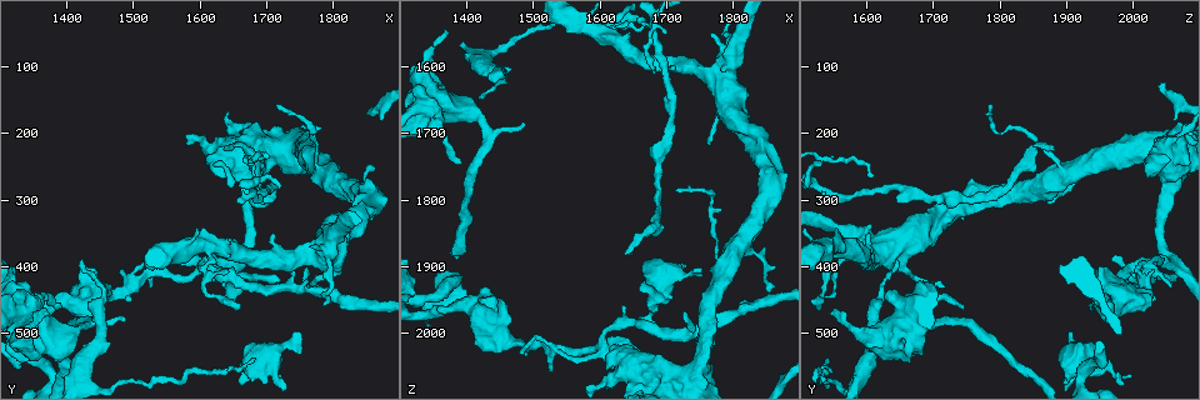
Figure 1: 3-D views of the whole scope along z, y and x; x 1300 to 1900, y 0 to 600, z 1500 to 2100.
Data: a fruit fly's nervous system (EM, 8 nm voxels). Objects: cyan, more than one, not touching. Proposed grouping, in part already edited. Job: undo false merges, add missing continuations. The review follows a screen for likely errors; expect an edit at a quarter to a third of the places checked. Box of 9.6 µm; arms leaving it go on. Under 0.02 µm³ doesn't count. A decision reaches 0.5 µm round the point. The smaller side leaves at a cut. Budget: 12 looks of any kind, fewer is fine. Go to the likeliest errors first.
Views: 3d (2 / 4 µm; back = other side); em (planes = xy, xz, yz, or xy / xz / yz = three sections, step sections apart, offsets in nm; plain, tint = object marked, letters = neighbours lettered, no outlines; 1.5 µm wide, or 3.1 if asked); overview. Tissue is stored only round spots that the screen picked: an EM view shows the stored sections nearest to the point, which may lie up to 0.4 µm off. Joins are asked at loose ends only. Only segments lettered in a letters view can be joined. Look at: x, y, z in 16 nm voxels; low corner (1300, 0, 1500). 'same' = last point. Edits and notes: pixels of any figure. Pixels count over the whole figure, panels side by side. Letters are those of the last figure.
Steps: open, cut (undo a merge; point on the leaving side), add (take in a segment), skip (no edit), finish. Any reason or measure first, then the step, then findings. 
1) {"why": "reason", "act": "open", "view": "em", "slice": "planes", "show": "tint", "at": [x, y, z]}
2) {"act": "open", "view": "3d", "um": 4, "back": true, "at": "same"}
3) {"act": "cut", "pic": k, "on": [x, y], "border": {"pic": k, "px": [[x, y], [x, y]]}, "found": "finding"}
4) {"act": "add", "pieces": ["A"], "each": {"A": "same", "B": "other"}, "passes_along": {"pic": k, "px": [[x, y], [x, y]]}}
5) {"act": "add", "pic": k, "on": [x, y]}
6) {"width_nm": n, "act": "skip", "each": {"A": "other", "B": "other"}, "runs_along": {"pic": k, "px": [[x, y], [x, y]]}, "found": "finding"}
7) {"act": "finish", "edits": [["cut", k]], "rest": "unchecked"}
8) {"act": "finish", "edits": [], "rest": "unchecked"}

{"why": "free end", "act": "open", "view": "em", "slice": "planes", "show": "letters", "at": [1640, 220, 1875]}

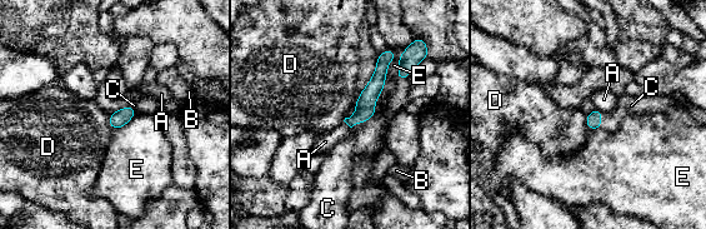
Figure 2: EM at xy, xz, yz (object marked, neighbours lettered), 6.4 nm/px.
{"act": "add", "pieces": ["C"], "each": {"A": "other", "B": "other", "C": "same", "D": "other", "E": "other"}, "passes_along": {"pic": 2, "px": [[365, 108], [364, 120], [366, 139]]}, "found": "the cell continues"}

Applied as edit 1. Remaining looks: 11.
{"why": "redraw", "act": "open", "view": "overview"}

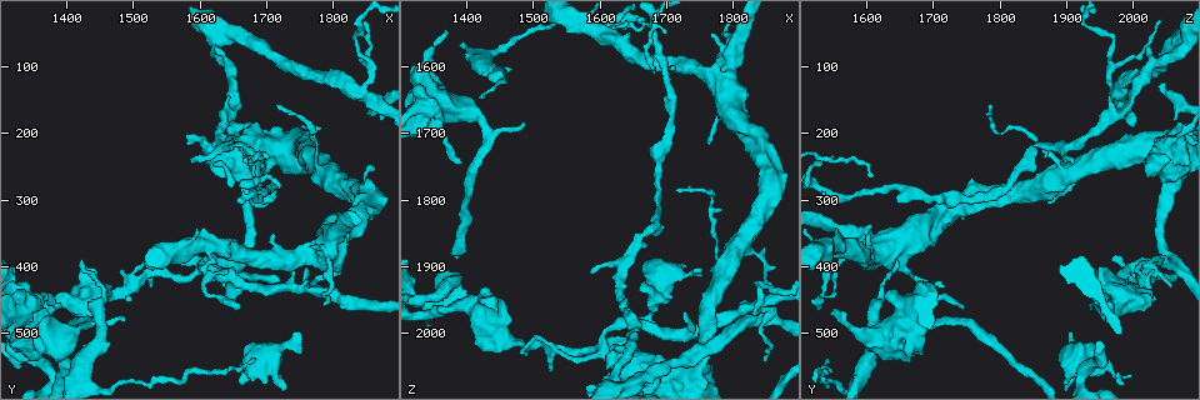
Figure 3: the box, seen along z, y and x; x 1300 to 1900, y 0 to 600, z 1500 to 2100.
{"why": "an open end", "act": "open", "view": "3d", "um": 4, "at": [1750, 495, 1905]}

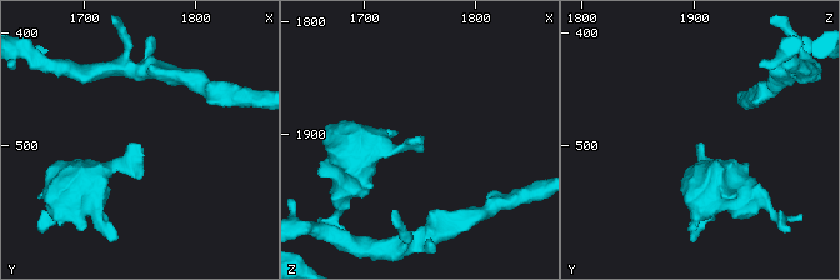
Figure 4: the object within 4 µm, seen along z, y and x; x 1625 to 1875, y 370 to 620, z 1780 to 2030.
{"act": "open", "view": "em", "slice": "planes", "show": "tint", "at": [1754, 500, 1904]}

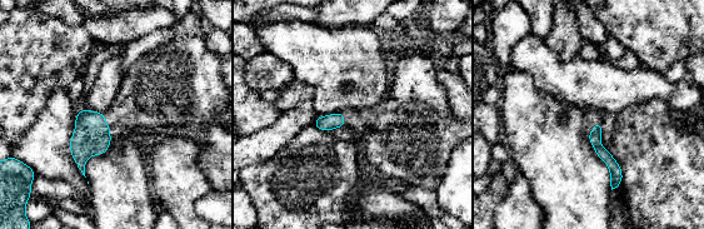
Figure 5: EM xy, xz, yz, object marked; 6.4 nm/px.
{"act": "open", "view": "em", "slice": "planes", "show": "letters", "at": "same"}

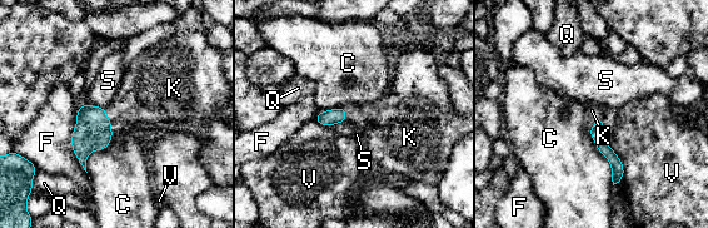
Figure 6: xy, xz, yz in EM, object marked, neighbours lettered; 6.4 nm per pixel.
{"act": "add", "pieces": ["K"], "each": {"C": "other", "F": "other", "K": "same", "Q": "other", "S": "other", "V": "other"}, "passes_along": {"pic": 6, "px": [[93, 132], [110, 122], [143, 100]]}, "found": "it goes on there"}

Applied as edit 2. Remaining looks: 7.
{"why": "see it whole again", "act": "open", "view": "overview"}

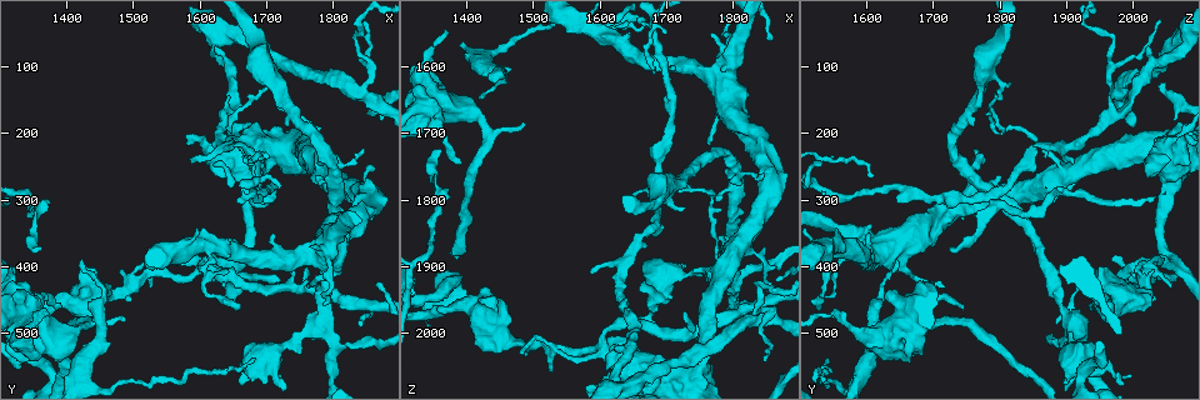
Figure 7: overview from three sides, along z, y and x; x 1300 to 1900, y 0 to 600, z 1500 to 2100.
{"why": "an open end", "act": "open", "view": "em", "slice": "xy", "step": 4, "show": "letters", "at": [1370, 475, 1550]}

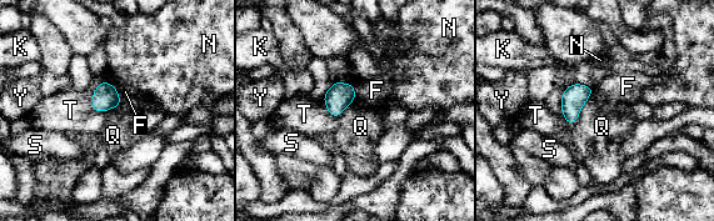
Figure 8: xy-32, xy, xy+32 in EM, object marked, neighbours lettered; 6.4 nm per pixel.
{"longest_contact_nm": ["Q", 260], "act": "skip", "each": {"F": "other", "K": "other", "N": "other", "Q": "other", "S": "other", "T": "other", "Y": "other"}, "border": {"pic": 8, "px": [[103, 80], [91, 98], [95, 112]]}, "found": "none of them fits"}

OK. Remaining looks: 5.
{"why": "thin neck", "act": "open", "view": "3d", "um": 4, "back": true, "at": [1515, 415, 2015]}

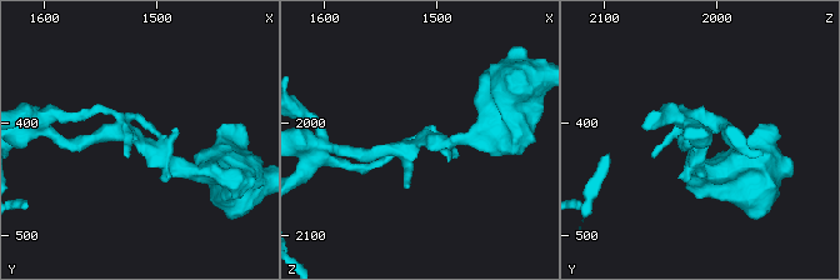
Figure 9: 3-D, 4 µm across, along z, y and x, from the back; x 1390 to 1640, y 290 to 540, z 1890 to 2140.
{"why": "shape alone is not enough", "act": "open", "view": "em", "slice": "planes", "show": "tint", "at": [1514, 416, 2018]}

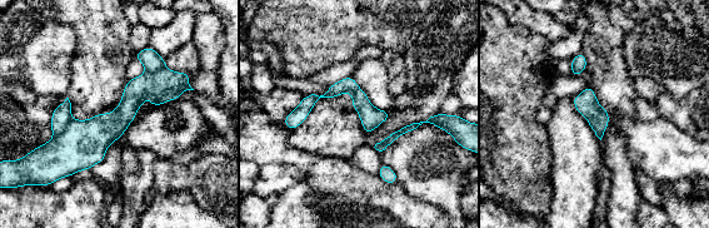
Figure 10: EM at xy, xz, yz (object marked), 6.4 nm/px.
{"act": "open", "view": "em", "slice": "planes", "show": "letters", "at": "same"}

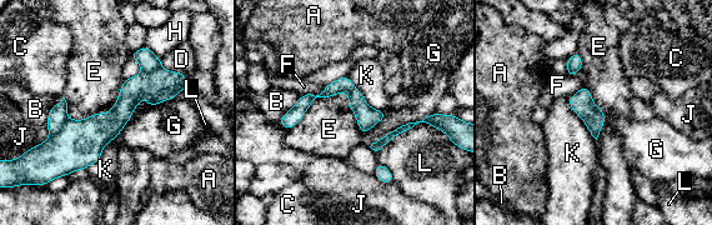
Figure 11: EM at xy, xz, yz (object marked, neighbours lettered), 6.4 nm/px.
{"act": "cut", "pic": 11, "on": [79, 144], "each": {"A": "other", "B": "other", "C": "other", "D": "other", "E": "other", "F": "other", "G": "other", "H": "other", "J": "other", "K": "other", "L": "other"}, "part_leaving": {"pic": 11, "px": [[181, 76], [51, 149]]}, "found": "two cells meet here"}

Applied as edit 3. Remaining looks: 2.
{"act": "finish", "edits": [["add", 2], ["add", 6], ["cut", 11]], "rest": "unchecked"}

